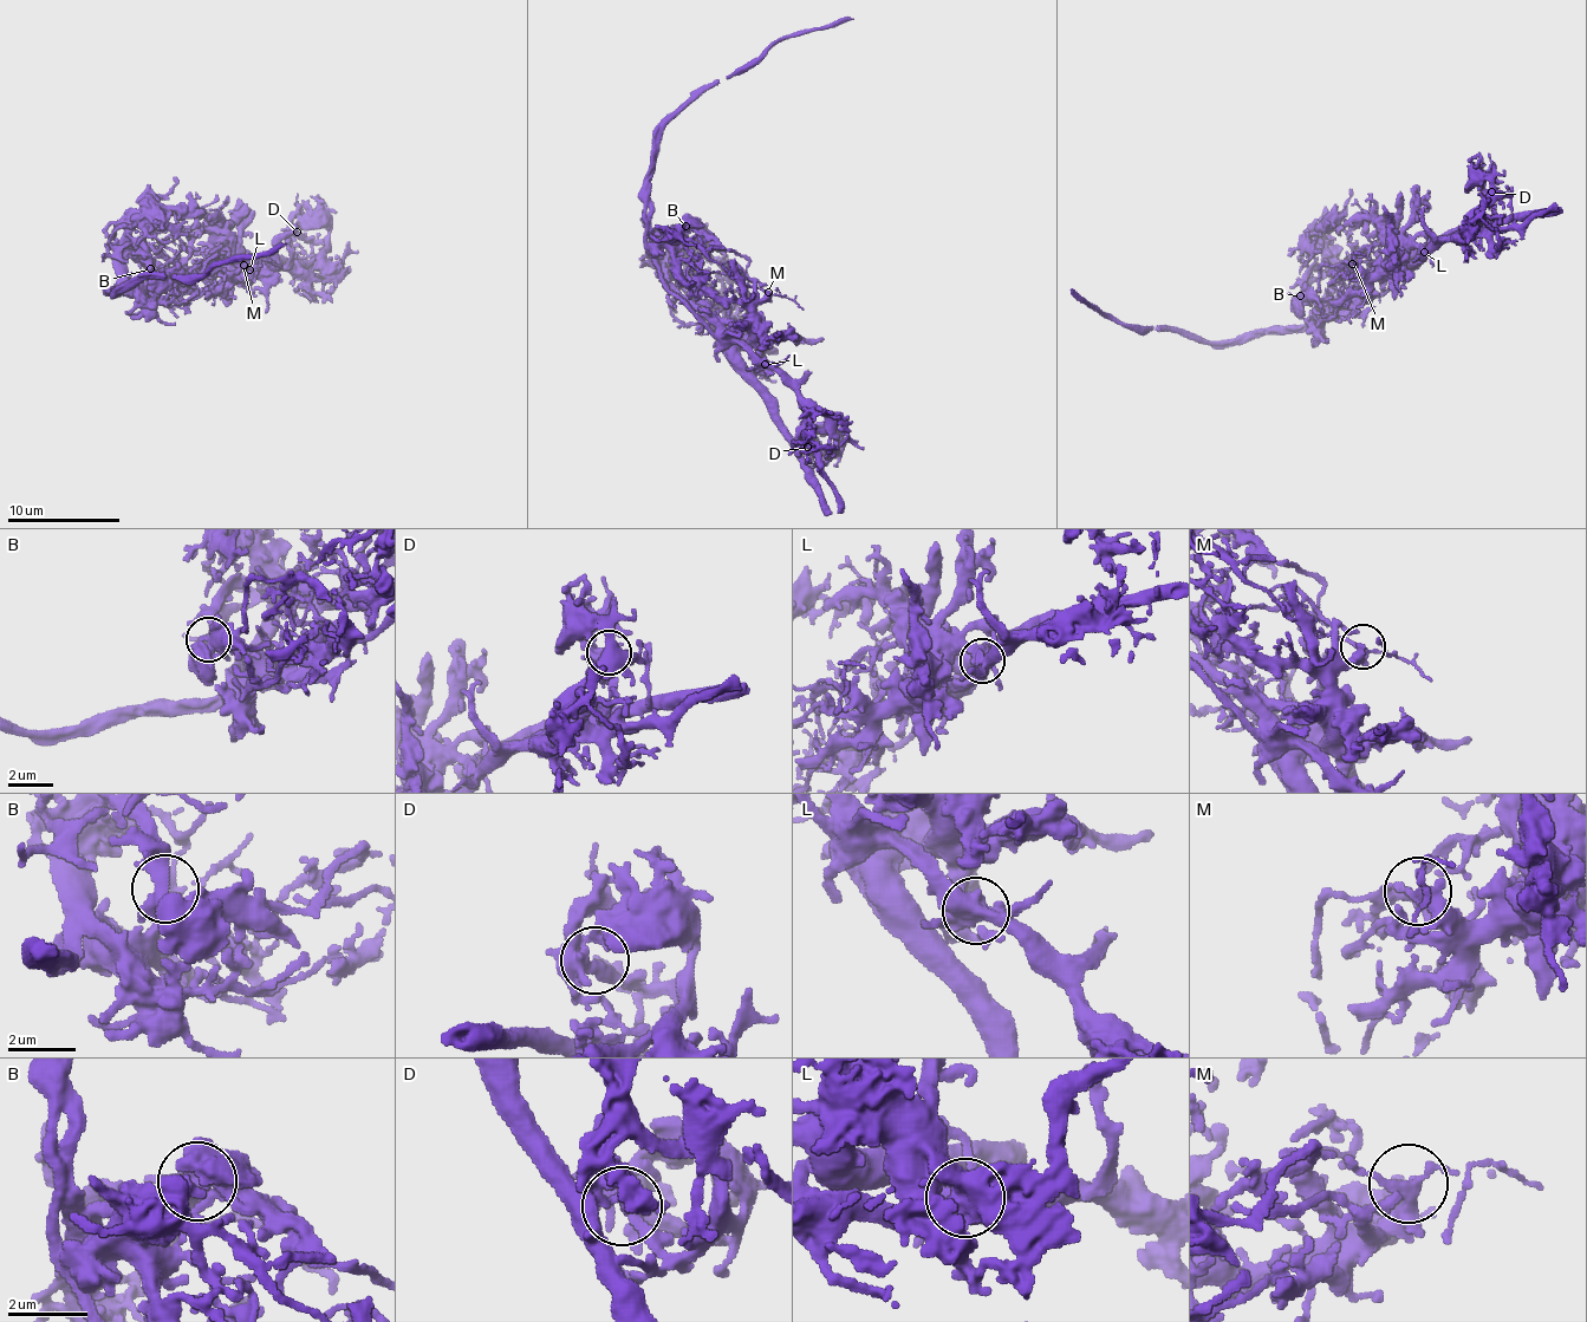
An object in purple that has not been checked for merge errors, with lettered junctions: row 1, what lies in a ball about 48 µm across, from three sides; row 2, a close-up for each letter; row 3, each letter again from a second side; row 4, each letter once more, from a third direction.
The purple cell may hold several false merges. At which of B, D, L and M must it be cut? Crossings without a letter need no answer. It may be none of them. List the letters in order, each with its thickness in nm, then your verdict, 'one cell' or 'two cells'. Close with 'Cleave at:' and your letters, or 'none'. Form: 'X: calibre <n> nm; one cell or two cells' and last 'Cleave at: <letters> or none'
B: calibre 400 nm; one cell
D: calibre 360 nm; one cell
L: calibre 550 nm; two cells
M: calibre 240 nm; one cell
Cleave at: L

